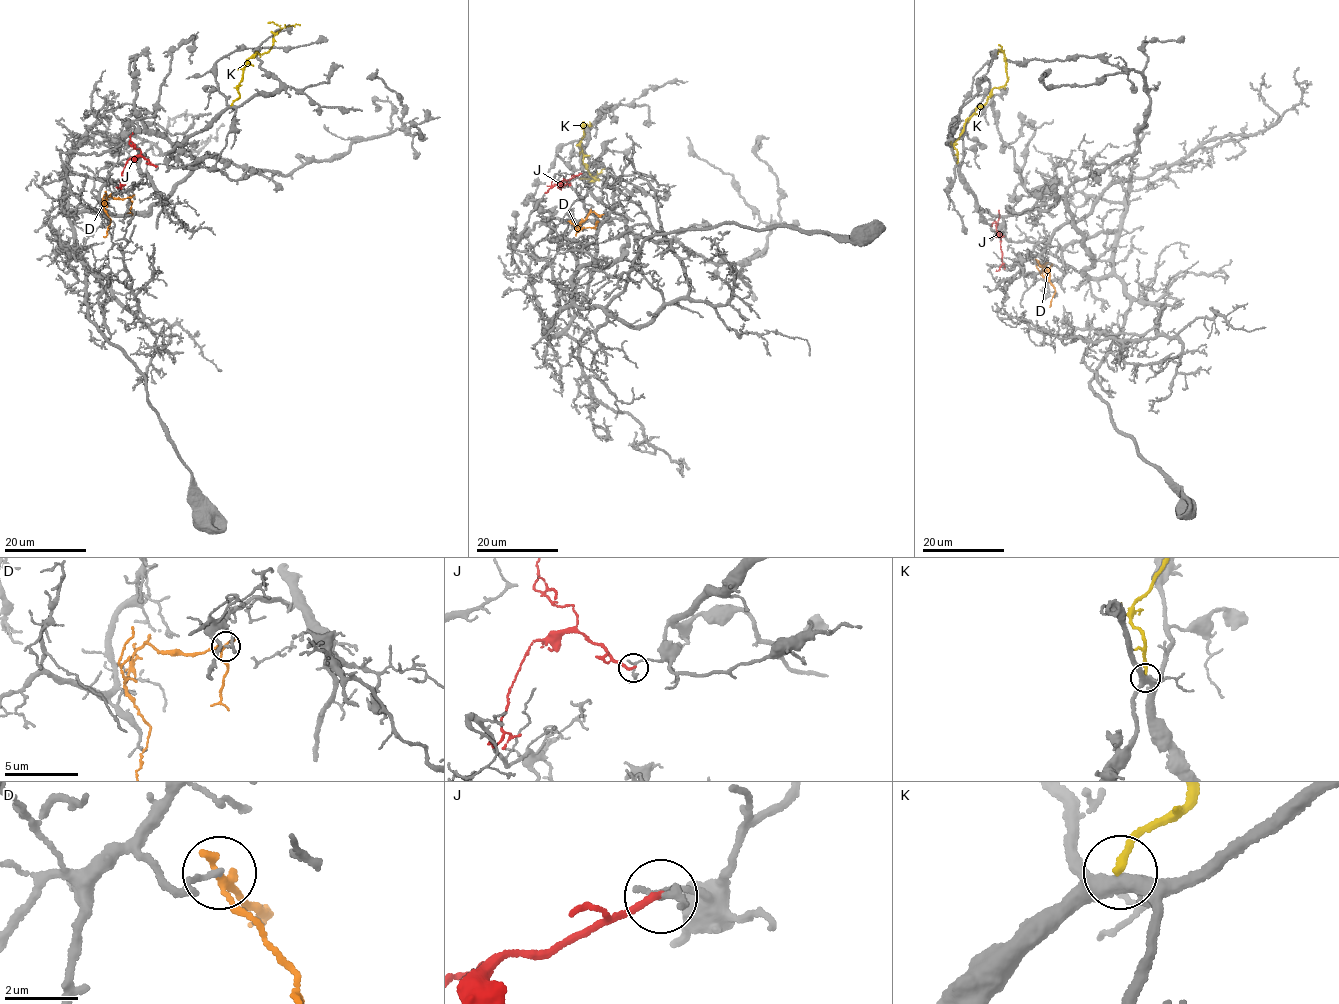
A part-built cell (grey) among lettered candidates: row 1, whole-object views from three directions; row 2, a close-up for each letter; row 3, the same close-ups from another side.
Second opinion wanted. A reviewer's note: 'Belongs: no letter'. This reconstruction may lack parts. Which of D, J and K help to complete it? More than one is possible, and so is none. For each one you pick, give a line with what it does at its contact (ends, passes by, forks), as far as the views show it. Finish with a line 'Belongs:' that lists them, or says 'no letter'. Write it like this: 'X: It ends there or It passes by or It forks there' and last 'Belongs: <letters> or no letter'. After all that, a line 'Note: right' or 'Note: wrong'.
Belongs: no letter
Note: right

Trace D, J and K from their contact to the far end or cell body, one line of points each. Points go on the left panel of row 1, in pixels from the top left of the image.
D: (132, 196), (107, 197), (103, 210), (110, 223), (103, 237)
J: (156, 165), (140, 156), (131, 157), (123, 167), (120, 184), (116, 187)
K: (231, 105), (239, 97), (237, 86), (247, 60), (256, 52), (269, 50), (273, 35), (283, 28), (300, 25)

